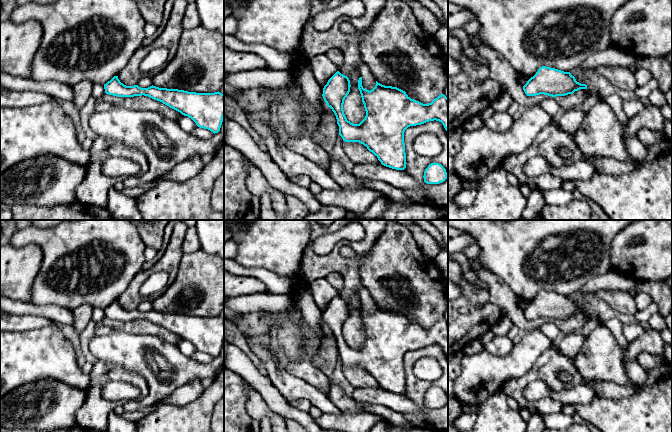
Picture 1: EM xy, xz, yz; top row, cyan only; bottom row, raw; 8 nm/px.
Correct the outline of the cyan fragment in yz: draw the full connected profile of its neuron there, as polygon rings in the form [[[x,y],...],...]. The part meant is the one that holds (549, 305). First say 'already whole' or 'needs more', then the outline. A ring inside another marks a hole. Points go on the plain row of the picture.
already whole; [[[542,290],[523,310],[527,320],[540,318],[556,321],[573,318],[580,313],[587,313],[586,308],[576,305],[570,296]]]

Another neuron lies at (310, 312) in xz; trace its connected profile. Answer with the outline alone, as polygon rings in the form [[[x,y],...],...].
[[[309,286],[301,287],[297,290],[295,301],[309,328],[315,330],[318,337],[323,337],[327,332],[322,320],[323,312],[316,305]]]

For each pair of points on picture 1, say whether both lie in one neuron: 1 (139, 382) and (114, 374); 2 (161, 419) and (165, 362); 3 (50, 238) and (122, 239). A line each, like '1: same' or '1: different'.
1: same
2: different
3: same

